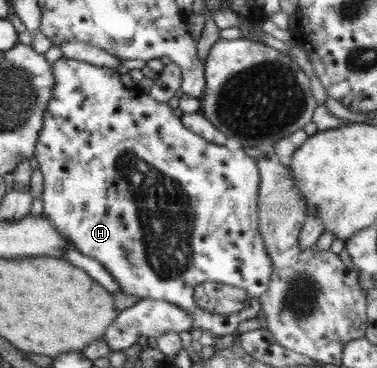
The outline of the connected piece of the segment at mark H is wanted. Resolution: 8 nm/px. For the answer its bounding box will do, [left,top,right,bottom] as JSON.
[34,57,273,337]

